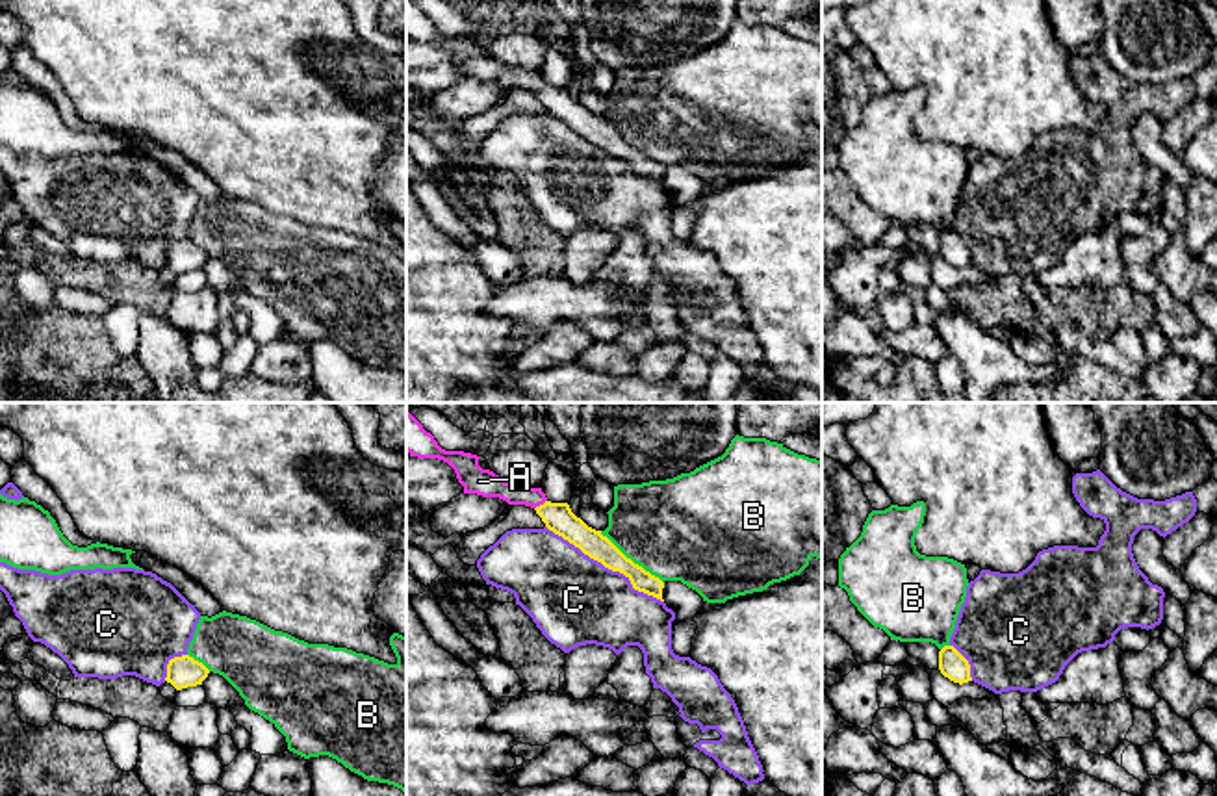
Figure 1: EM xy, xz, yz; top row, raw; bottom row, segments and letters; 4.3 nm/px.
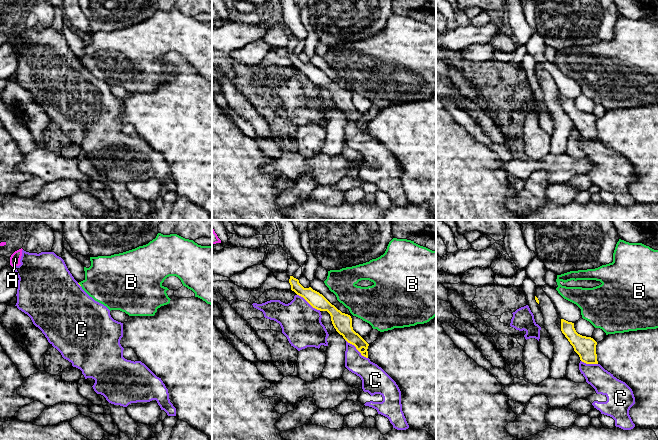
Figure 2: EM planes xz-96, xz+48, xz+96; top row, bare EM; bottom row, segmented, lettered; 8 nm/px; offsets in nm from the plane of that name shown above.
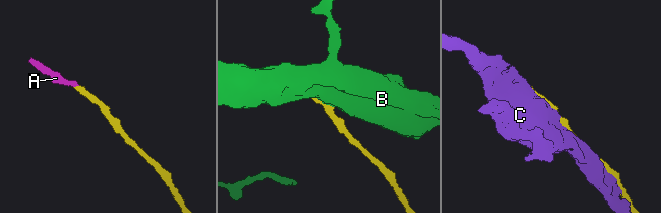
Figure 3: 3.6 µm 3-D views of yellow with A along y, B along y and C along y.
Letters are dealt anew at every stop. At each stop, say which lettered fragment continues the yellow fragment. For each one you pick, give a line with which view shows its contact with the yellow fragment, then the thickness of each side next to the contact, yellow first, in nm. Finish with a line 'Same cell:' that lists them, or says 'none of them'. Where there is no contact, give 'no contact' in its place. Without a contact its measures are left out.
A: xz | 130/110 nm
Same cell: A

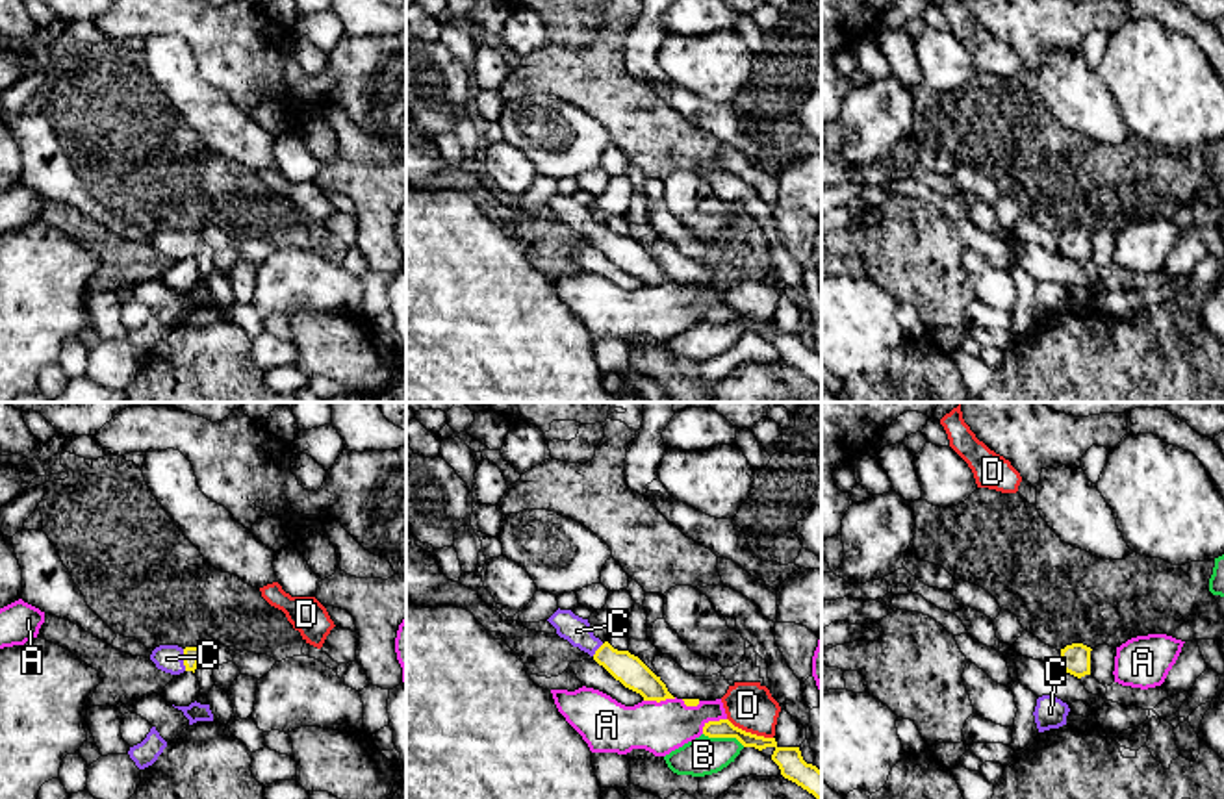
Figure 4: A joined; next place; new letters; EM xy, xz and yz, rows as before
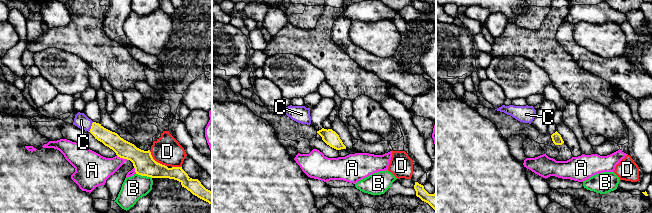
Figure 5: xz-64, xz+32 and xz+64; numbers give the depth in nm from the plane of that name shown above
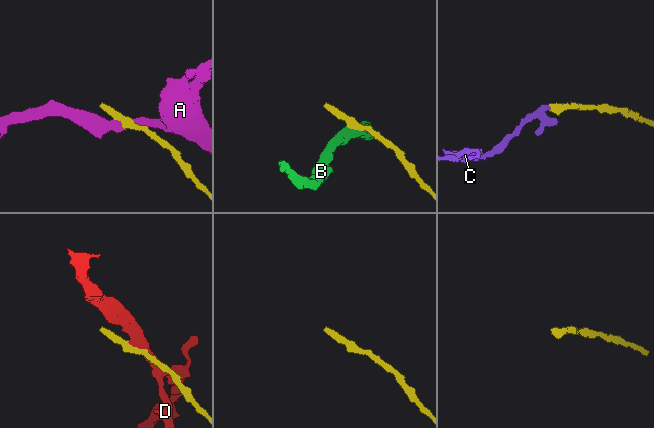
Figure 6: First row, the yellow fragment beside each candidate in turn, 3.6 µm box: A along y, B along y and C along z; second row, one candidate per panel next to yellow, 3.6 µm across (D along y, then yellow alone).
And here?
C: xy | 80/120 nm
Same cell: C

